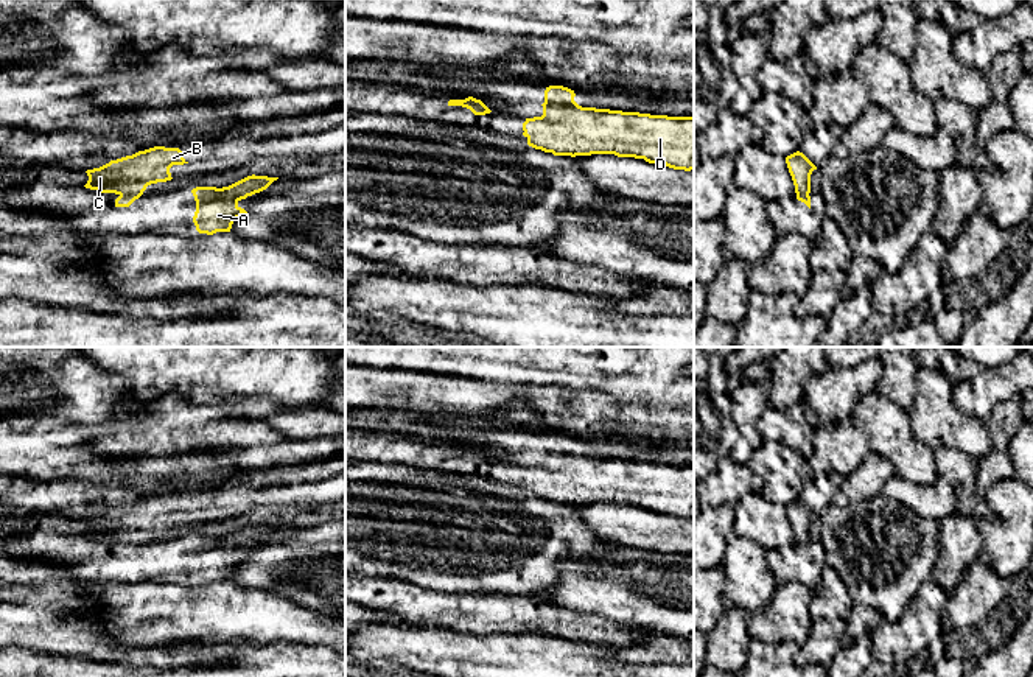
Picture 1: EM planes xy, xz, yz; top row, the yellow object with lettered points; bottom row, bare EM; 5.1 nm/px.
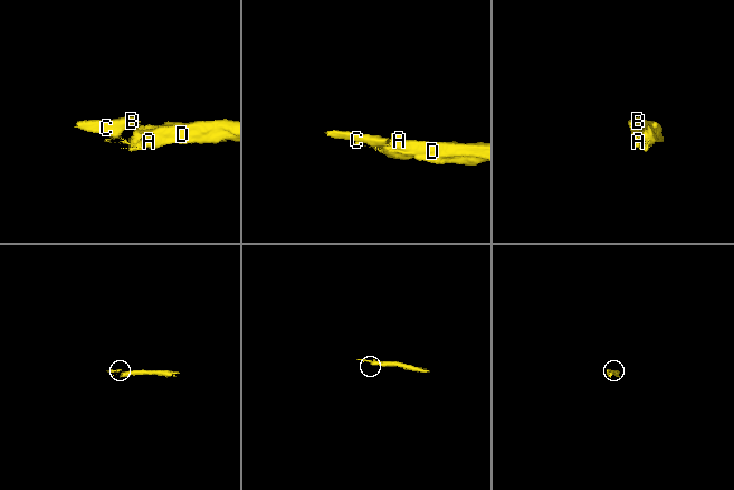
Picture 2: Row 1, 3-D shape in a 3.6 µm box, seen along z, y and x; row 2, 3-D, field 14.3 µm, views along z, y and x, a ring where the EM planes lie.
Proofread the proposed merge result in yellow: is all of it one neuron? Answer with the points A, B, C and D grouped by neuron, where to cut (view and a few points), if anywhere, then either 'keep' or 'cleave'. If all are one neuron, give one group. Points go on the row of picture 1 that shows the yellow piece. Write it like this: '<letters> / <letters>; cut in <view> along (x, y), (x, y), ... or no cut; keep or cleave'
A D / B C; cut in xy along (120, 193), (129, 193), (137, 198); cleave

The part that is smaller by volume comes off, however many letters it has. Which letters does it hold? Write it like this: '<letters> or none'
B, C

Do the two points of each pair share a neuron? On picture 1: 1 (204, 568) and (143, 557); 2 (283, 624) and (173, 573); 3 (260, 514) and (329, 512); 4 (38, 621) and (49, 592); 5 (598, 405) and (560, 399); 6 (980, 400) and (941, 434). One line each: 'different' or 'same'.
1: same
2: different
3: same
4: different
5: same
6: different

